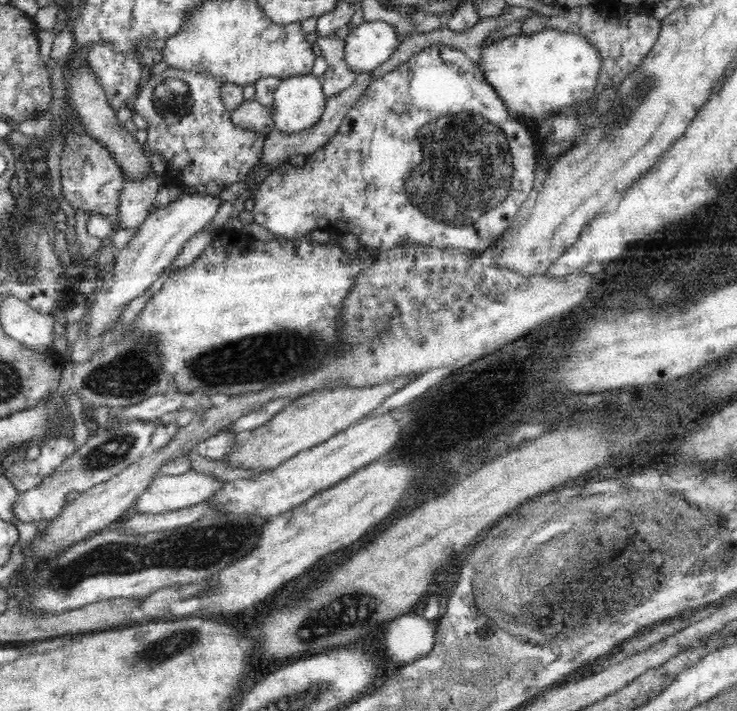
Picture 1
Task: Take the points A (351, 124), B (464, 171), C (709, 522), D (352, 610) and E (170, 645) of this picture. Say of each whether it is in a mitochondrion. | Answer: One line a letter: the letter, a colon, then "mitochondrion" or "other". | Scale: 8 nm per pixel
A: other
B: mitochondrion
C: mitochondrion
D: mitochondrion
E: mitochondrion

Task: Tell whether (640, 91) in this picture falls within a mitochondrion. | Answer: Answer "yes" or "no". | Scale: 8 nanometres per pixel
yes

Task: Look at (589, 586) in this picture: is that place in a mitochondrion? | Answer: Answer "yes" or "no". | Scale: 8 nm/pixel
yes

